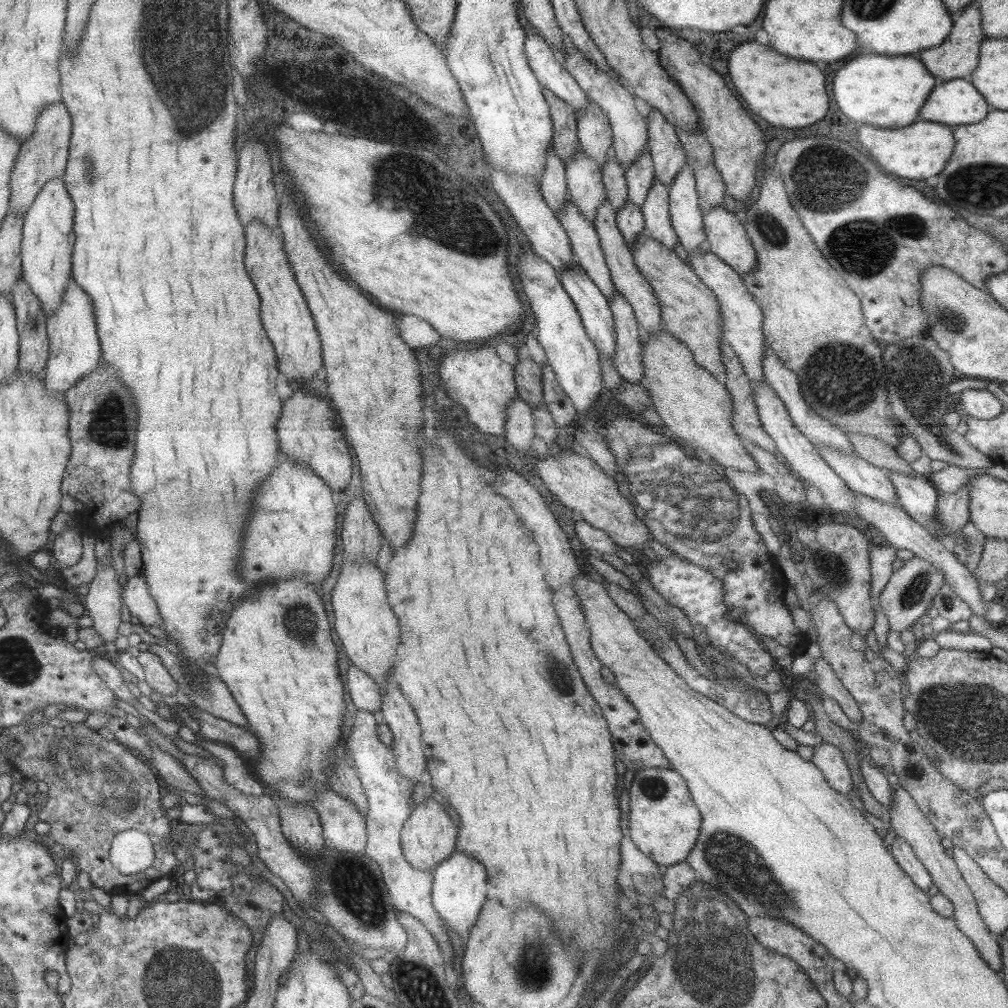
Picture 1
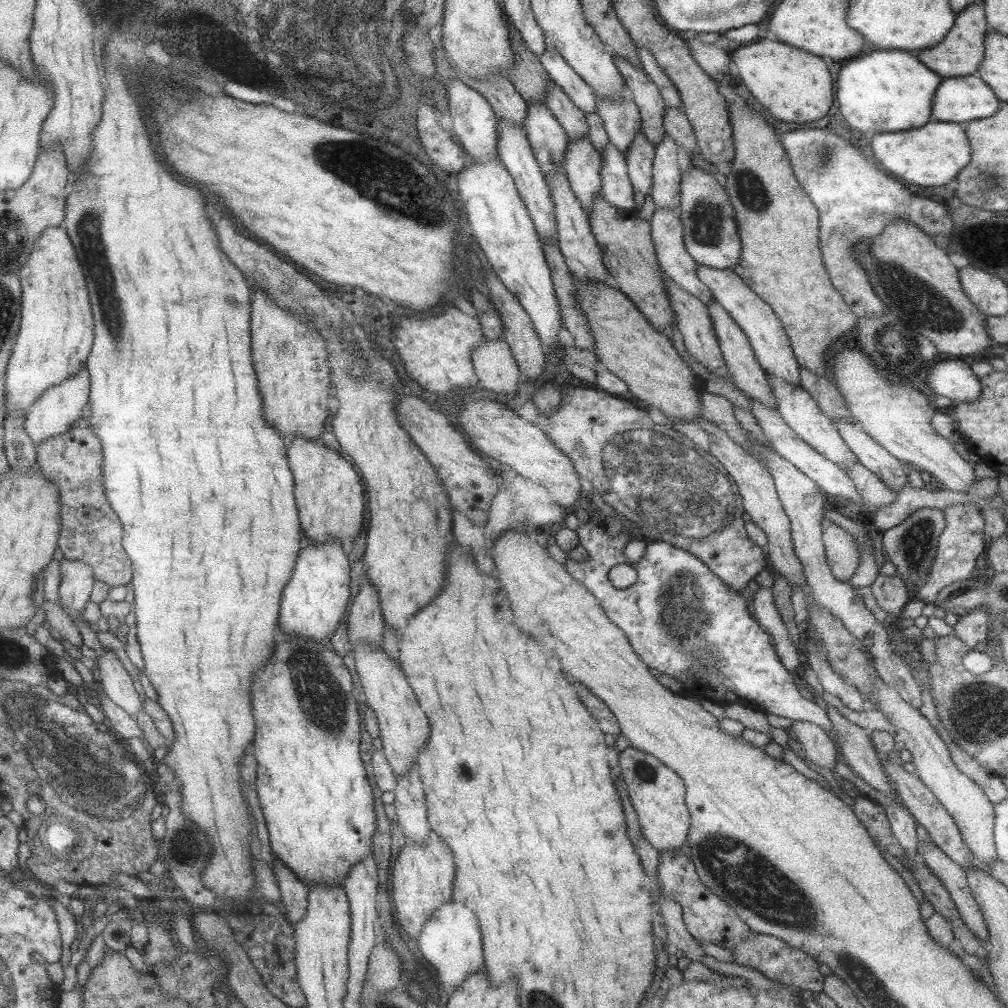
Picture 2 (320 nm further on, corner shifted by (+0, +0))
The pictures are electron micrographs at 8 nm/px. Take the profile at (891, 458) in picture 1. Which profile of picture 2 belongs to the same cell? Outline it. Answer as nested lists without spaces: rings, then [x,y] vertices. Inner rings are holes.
[[[801,366],[798,375],[800,385],[811,395],[827,418],[853,421],[851,413],[846,407],[845,399],[839,394],[830,377],[815,374]]]

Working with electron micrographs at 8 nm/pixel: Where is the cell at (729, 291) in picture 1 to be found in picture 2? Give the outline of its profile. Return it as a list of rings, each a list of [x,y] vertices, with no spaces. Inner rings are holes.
[[[657,207],[648,223],[650,226],[649,236],[655,249],[656,261],[663,274],[675,284],[678,284],[686,293],[698,298],[703,304],[706,304],[709,299],[713,299],[710,290],[697,278],[695,272],[697,262],[685,250],[681,221],[677,212],[673,212],[665,207]]]

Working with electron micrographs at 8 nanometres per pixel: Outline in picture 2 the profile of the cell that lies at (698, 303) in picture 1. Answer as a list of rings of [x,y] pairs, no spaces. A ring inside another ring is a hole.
[[[600,195],[593,198],[586,215],[589,230],[602,253],[603,266],[614,278],[615,287],[636,306],[654,329],[661,330],[675,323],[662,283],[663,272],[657,264],[655,249],[649,236],[649,223],[637,217],[635,210],[611,206]]]

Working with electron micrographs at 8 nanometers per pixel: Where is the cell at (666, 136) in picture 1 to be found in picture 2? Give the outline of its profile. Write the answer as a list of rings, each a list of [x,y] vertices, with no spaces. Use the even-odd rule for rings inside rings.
[[[612,54],[613,65],[625,81],[627,94],[638,108],[641,117],[640,130],[647,140],[655,146],[665,134],[663,128],[663,114],[665,103],[657,86],[647,78],[643,70],[635,70],[635,67],[623,62],[617,54]]]

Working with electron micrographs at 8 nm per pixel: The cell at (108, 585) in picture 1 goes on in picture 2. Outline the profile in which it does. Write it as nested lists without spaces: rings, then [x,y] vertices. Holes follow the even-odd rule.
[[[104,646],[104,653],[96,658],[95,677],[102,690],[123,712],[131,718],[142,710],[142,701],[134,689],[131,677],[119,662],[117,655]]]

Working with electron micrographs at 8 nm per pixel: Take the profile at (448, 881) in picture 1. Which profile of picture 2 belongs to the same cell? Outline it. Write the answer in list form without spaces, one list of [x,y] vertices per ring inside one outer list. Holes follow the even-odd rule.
[[[452,899],[429,915],[418,934],[417,944],[423,960],[434,969],[439,986],[455,989],[467,976],[483,969],[481,937],[477,918],[459,904],[453,904]]]

